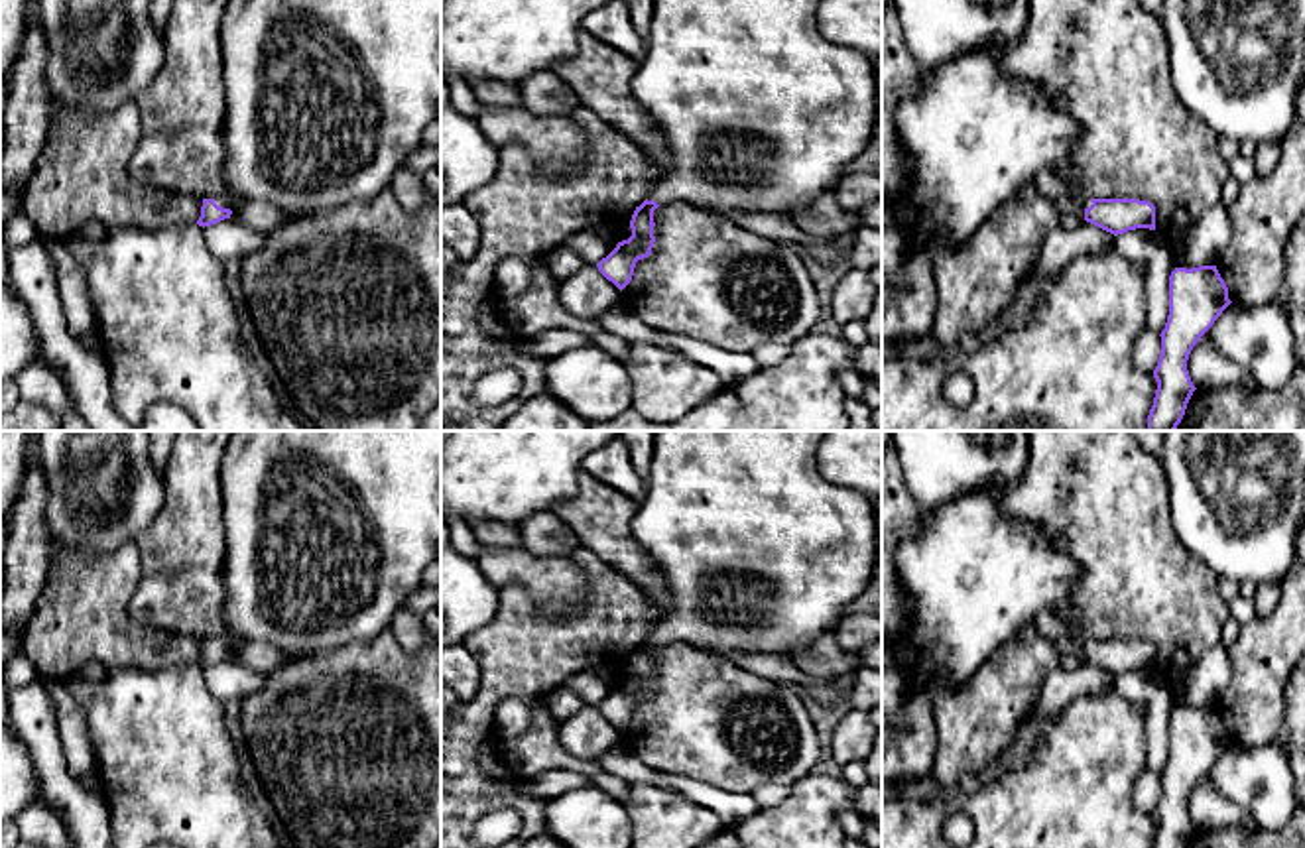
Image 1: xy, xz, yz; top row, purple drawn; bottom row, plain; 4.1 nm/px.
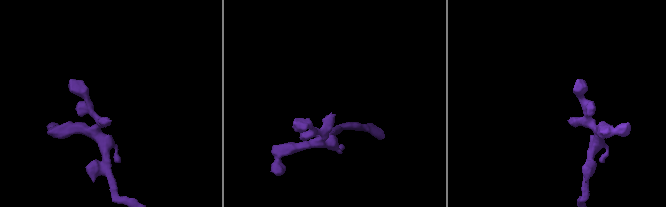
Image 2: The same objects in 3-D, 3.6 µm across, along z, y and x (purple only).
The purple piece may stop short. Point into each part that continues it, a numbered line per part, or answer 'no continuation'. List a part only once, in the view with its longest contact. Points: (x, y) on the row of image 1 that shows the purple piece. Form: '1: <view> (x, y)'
1: xy (325, 99)

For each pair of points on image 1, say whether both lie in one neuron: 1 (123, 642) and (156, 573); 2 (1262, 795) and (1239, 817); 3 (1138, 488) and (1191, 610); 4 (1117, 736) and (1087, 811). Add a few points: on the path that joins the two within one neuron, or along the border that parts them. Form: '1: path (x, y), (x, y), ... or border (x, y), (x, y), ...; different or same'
1: border (138, 575), (128, 614), (146, 626), (178, 634); different
2: border (1207, 784), (1237, 801), (1260, 827); different
3: path (1138, 518), (1138, 557), (1162, 581); same
4: path (1099, 754), (1087, 766), (1087, 793); same

